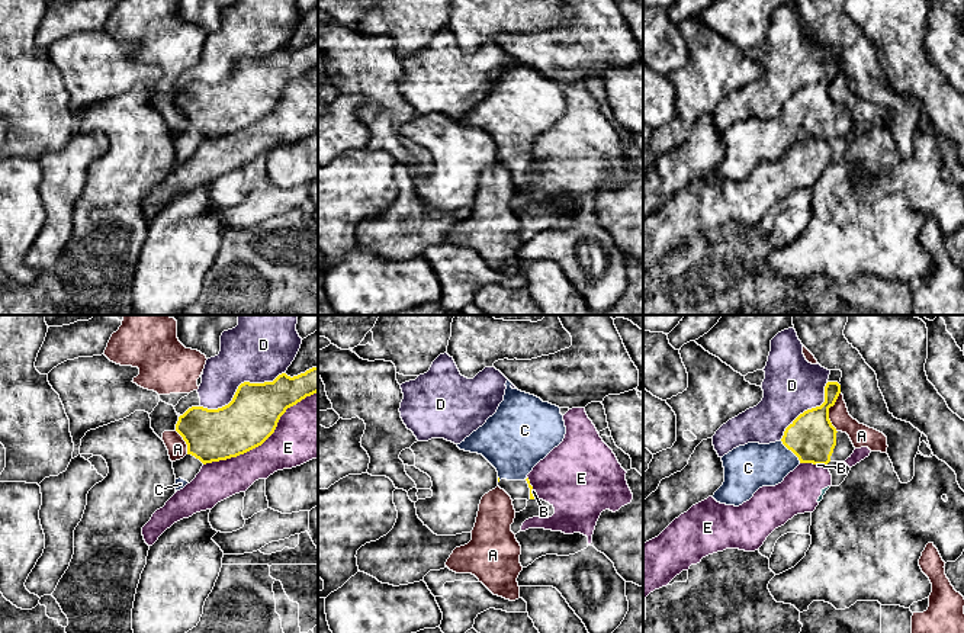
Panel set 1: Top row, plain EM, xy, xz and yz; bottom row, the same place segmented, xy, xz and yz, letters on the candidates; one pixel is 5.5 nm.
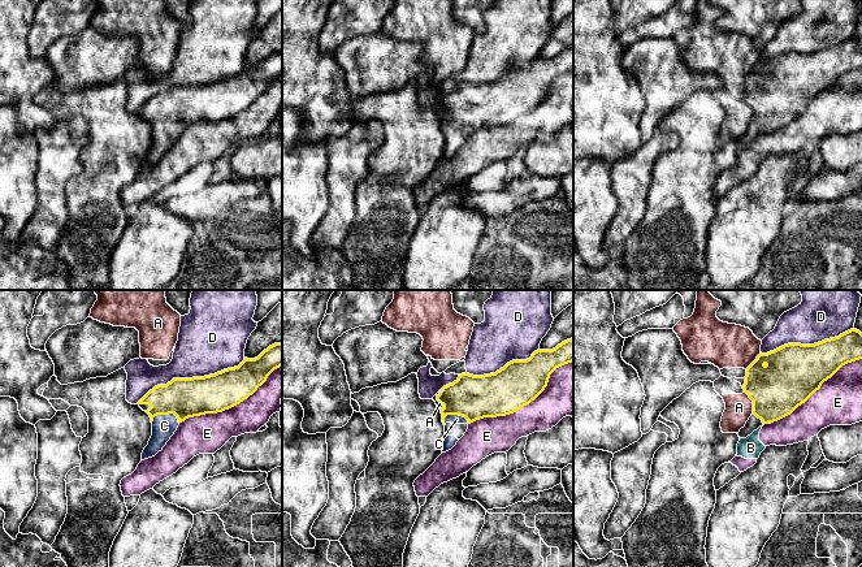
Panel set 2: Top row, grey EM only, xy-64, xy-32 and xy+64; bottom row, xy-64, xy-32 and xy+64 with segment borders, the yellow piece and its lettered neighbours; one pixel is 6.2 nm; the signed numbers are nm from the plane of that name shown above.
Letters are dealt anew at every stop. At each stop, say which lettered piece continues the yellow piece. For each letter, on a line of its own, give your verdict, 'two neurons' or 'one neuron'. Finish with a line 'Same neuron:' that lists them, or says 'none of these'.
A: two neurons
B: two neurons
C: one neuron
D: two neurons
E: two neurons
Same neuron: C

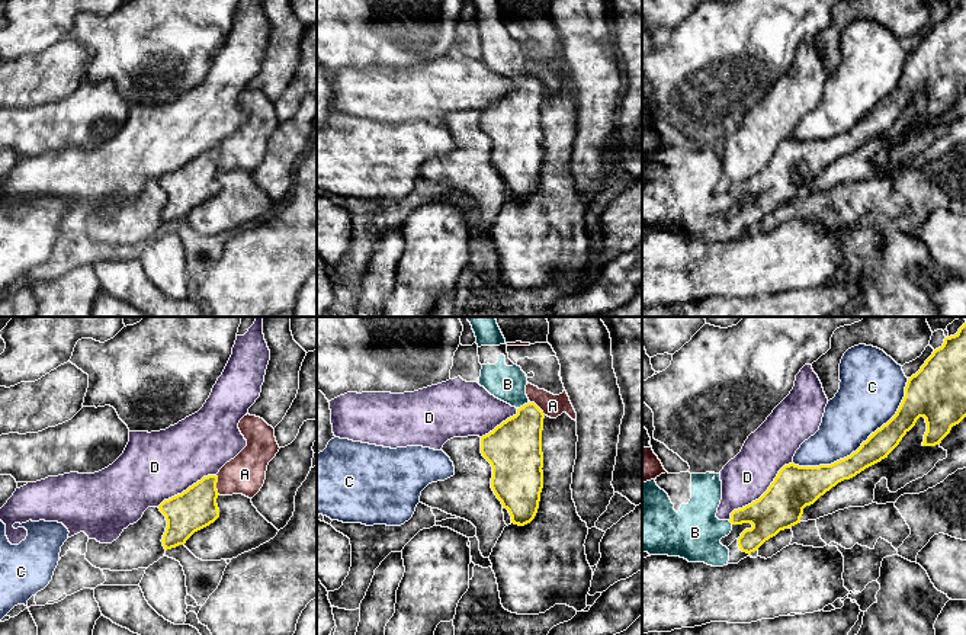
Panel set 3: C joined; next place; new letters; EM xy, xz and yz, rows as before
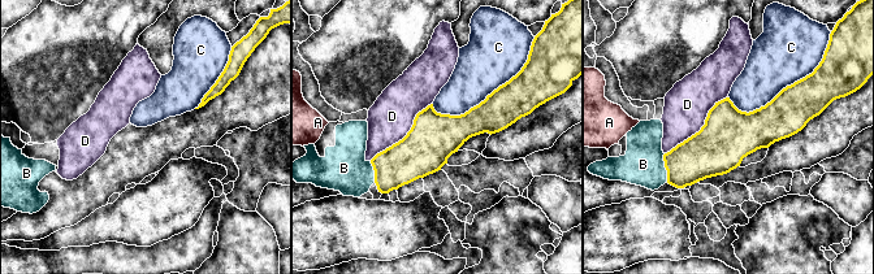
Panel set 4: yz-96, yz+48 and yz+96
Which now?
A: two neurons
B: one neuron
C: two neurons
D: two neurons
Same neuron: B

